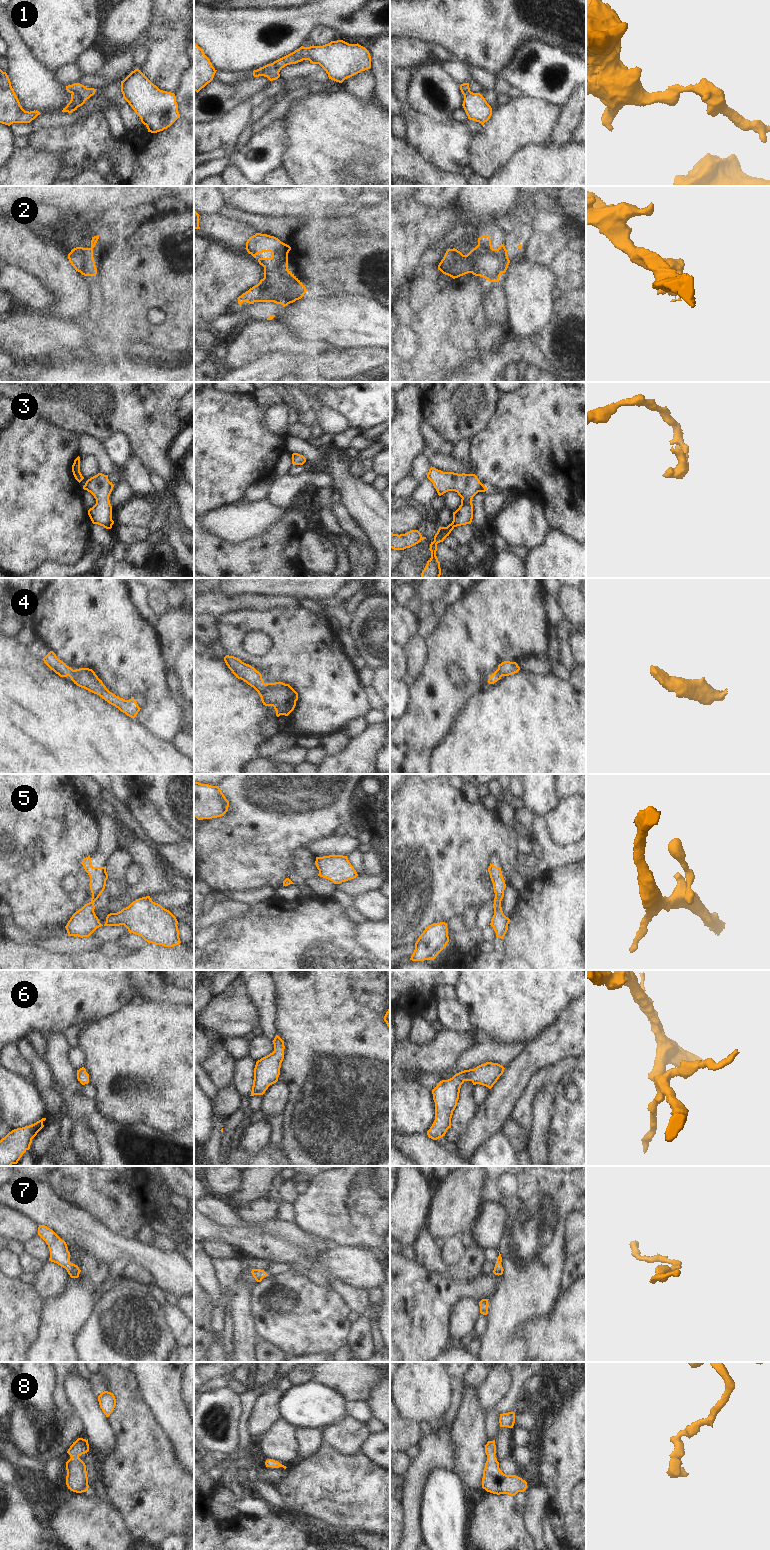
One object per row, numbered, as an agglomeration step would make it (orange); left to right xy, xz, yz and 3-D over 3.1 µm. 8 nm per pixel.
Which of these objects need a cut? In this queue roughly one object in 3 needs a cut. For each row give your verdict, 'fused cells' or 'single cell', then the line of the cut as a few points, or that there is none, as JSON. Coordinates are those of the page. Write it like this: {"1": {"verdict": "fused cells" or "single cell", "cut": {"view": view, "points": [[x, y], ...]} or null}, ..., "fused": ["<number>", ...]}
{"1": {"verdict": "fused cells", "cut": {"view": "xy", "points": [[72, 92], [85, 100]]}}, "2": {"verdict": "single cell", "cut": null}, "3": {"verdict": "single cell", "cut": null}, "4": {"verdict": "single cell", "cut": null}, "5": {"verdict": "single cell", "cut": null}, "6": {"verdict": "single cell", "cut": null}, "7": {"verdict": "single cell", "cut": null}, "8": {"verdict": "single cell", "cut": null}, "fused": ["1"]}

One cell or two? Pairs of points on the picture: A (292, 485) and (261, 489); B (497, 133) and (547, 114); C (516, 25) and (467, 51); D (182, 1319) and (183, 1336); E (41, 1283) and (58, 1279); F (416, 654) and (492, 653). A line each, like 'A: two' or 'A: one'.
A: two
B: one
C: one
D: one
E: one
F: two

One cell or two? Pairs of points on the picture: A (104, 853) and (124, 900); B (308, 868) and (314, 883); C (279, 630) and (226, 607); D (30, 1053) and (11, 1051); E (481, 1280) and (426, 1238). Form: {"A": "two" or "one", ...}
{"A": "two", "B": "two", "C": "two", "D": "two", "E": "two"}

